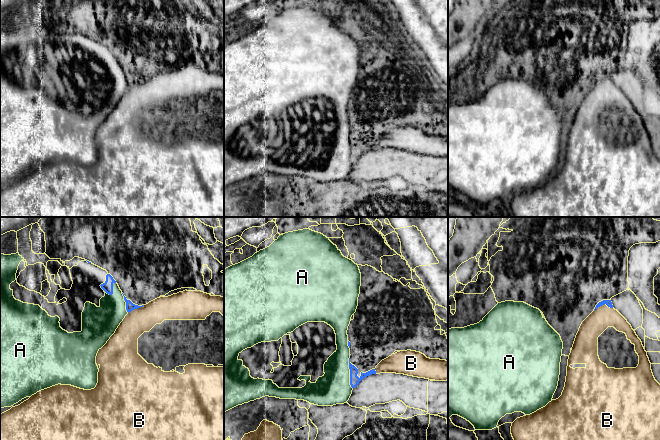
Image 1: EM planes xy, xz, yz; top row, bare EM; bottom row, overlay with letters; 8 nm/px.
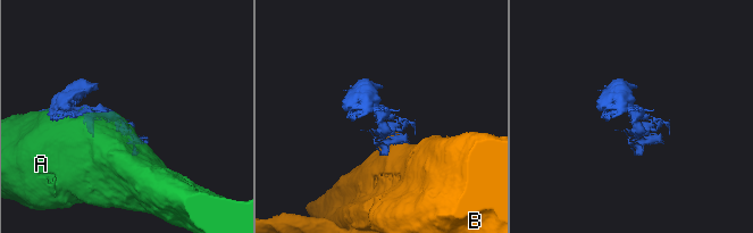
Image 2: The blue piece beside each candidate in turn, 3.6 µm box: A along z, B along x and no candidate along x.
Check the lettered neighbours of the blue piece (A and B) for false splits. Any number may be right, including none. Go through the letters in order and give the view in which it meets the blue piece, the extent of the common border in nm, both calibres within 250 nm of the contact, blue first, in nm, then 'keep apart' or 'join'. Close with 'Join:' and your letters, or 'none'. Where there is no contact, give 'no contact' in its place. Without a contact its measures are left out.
A: xz | 260 nm | 80/260 nm | join
B: yz | 160 nm | 50/180 nm | keep apart
Join: A

